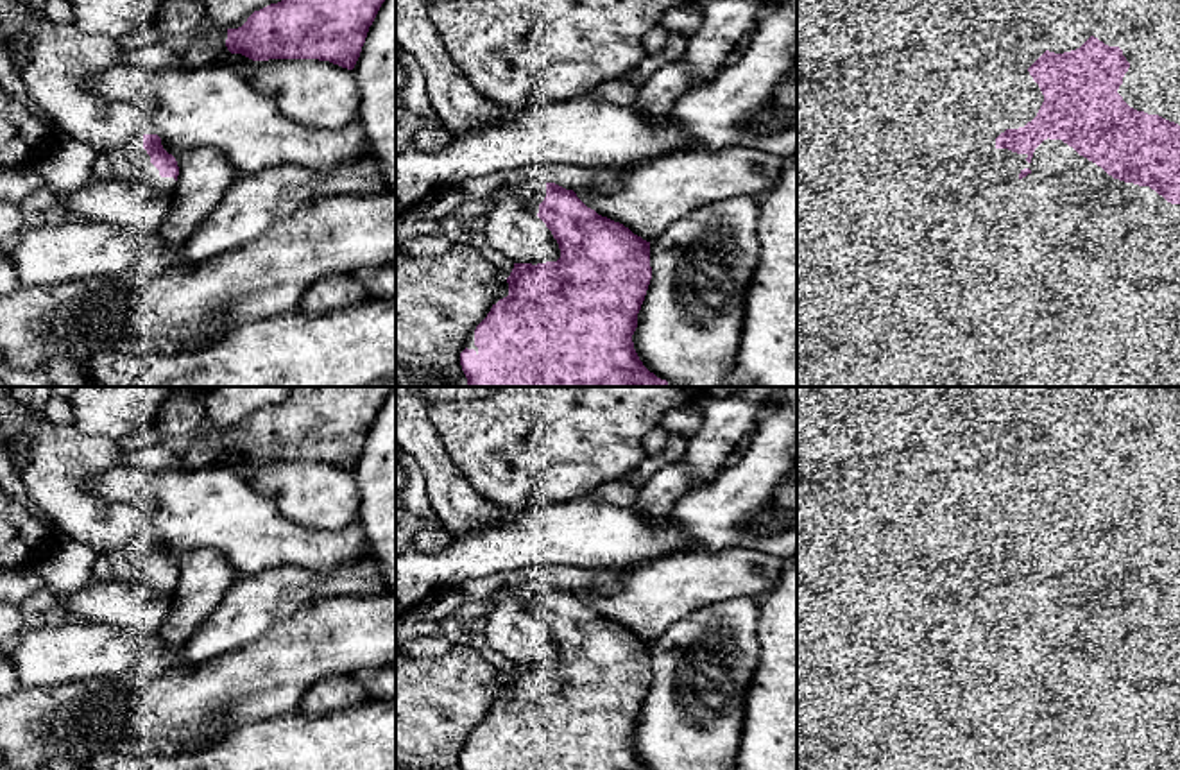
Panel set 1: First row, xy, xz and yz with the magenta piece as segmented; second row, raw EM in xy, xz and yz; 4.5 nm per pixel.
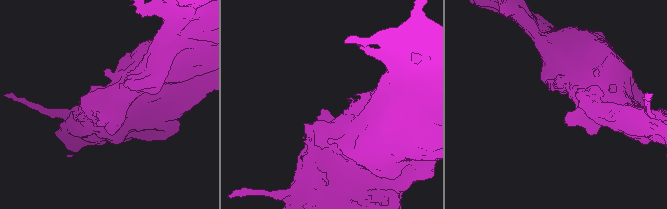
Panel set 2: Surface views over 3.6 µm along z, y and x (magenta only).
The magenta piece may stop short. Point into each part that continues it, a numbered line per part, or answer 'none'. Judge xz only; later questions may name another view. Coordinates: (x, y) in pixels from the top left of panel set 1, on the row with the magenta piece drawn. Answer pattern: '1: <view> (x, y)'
1: xz (530, 194)

